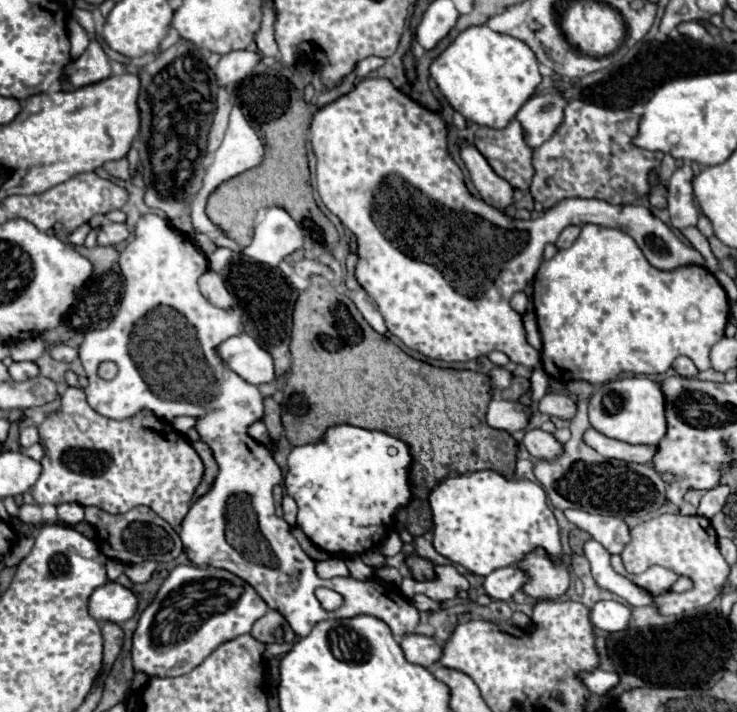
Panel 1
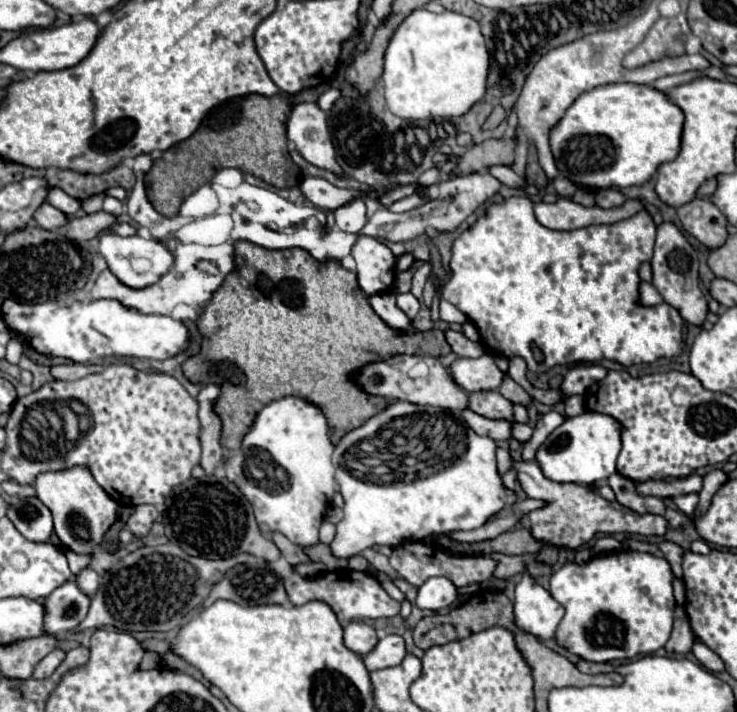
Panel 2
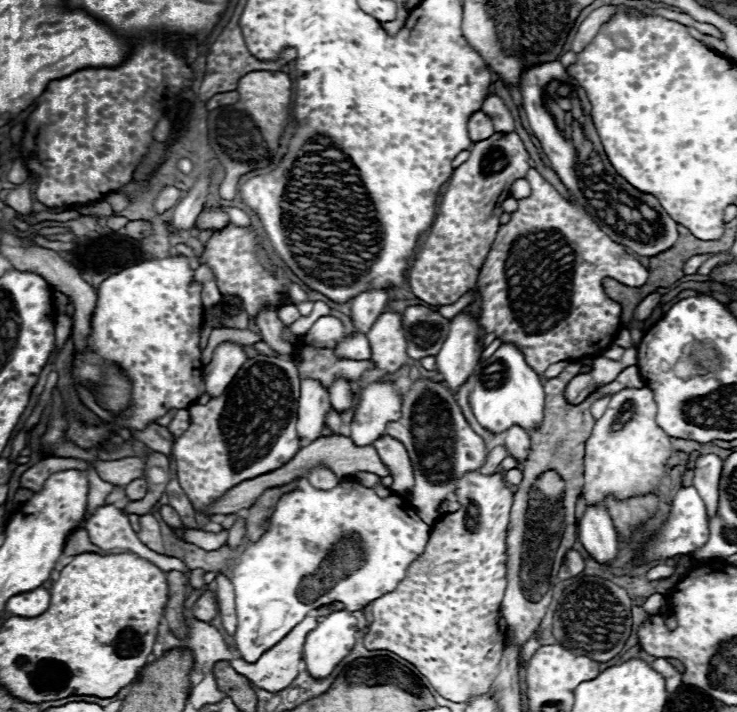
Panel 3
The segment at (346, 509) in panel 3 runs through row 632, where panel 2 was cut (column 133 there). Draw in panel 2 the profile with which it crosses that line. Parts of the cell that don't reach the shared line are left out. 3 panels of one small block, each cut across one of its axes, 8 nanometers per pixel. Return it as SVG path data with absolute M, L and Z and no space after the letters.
M112 232L102 234L100 236L100 254L104 256L108 268L118 276L118 280L130 288L146 288L146 286L158 282L160 276L164 276L168 272L168 266L172 266L172 262L174 262L174 254L168 248L164 248L158 240L154 240L154 238L144 240L138 234L128 236L128 238L122 238Z

